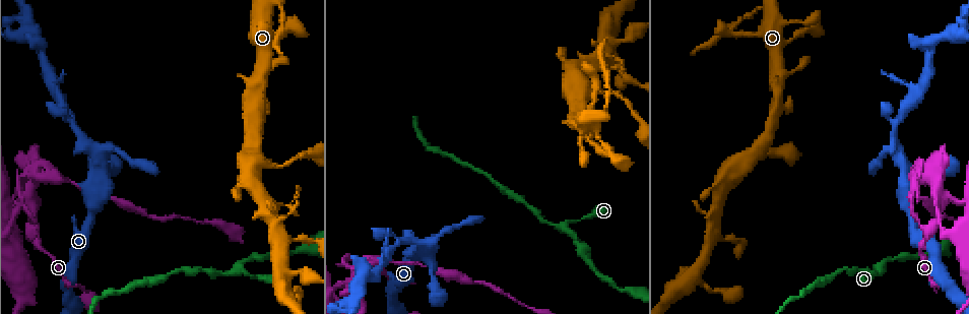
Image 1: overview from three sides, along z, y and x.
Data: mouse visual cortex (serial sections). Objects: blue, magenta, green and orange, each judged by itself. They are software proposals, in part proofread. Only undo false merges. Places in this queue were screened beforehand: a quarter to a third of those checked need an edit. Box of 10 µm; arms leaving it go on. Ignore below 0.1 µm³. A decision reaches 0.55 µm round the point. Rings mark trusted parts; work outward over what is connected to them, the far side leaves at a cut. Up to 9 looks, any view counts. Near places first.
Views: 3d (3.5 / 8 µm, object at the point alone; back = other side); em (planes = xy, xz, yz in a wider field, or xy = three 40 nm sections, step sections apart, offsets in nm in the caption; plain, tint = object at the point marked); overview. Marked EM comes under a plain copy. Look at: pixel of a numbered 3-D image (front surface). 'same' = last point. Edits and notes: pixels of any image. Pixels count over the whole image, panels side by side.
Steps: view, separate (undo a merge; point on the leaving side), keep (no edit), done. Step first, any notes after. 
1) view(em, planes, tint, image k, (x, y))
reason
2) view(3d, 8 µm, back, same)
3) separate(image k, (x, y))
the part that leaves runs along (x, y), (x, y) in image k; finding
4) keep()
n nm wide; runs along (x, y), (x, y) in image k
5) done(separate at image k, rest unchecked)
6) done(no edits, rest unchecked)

view(3d, 3.5 µm, image 1, (31, 201))

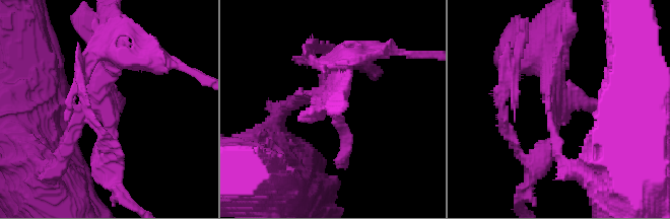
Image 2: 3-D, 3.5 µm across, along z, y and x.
view(em, xy, step 2, tint, image 2, (105, 107))
now the EM

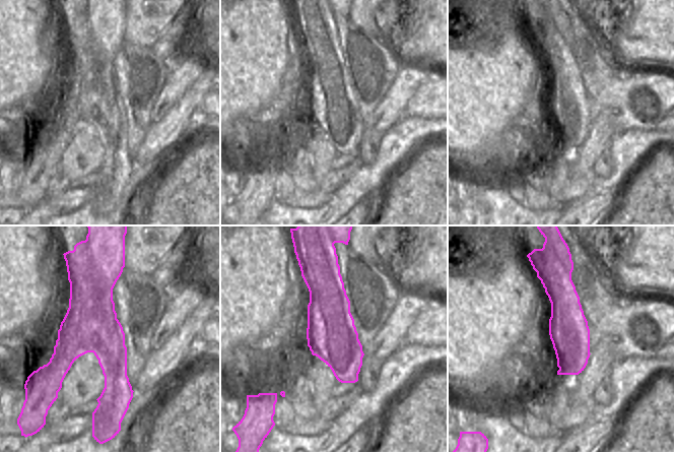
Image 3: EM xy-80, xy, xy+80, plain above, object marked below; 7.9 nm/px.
keep()
runs along (329, 80), (336, 101), (292, 101) in image 2; one cell here

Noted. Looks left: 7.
view(em, xy, step 3, tint, image 1, (899, 149))
calibre changes

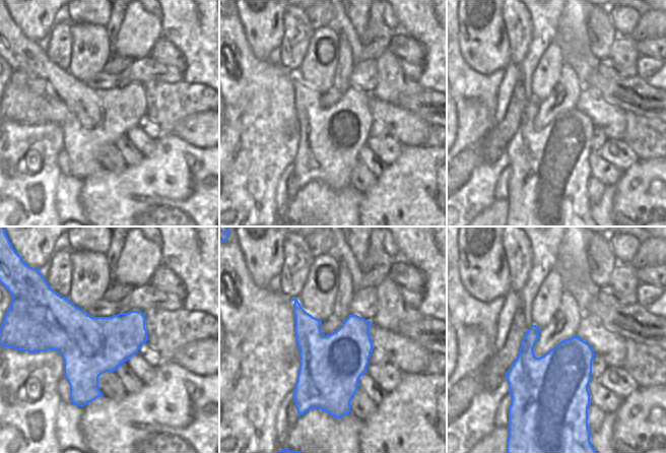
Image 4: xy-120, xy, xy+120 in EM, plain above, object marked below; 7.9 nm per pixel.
view(3d, 3.5 µm, back, same)

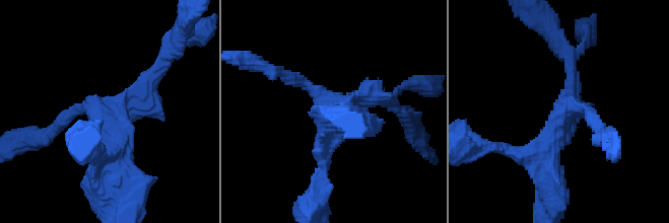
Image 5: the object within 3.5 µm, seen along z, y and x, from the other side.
keep()
500 nm wide; runs along (346, 123), (303, 83), (277, 73) in image 5; one cell here

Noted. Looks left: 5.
view(3d, 3.5 µm, image 1, (239, 270))

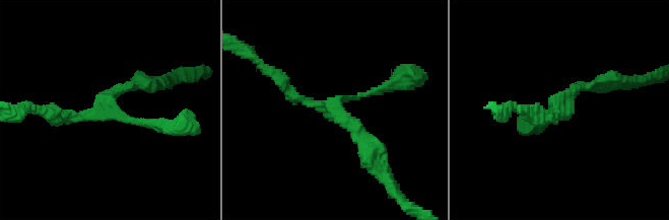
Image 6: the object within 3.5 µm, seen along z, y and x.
view(em, planes, tint, image 6, (105, 113))
shape alone is not enough

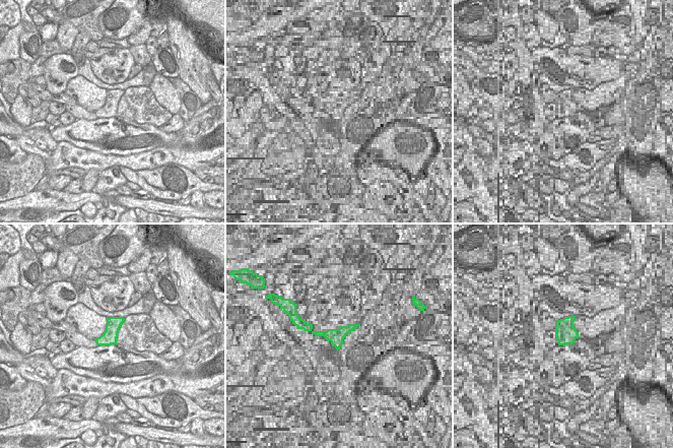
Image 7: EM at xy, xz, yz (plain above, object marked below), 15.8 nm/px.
keep()
runs along (536, 125), (598, 81) in image 6; one cell here

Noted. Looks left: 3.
view(3d, 3.5 µm, image 1, (278, 233))
three-way junction

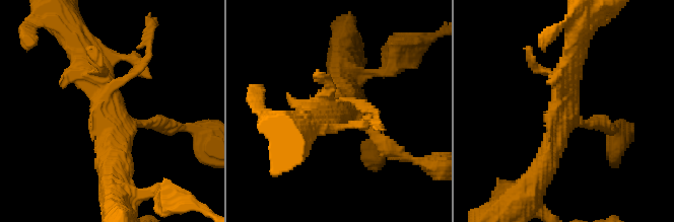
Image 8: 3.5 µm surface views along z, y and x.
view(em, xy, step 2, tint, image 8, (564, 117))
now the EM

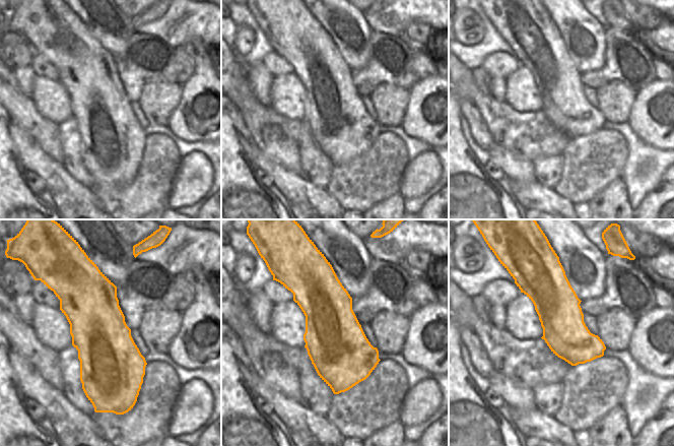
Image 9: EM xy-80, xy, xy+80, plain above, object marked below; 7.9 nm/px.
keep()
runs along (574, 57), (565, 116), (539, 177) in image 8; continuous, no second cell

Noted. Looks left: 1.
done(no edits, rest unchecked)

